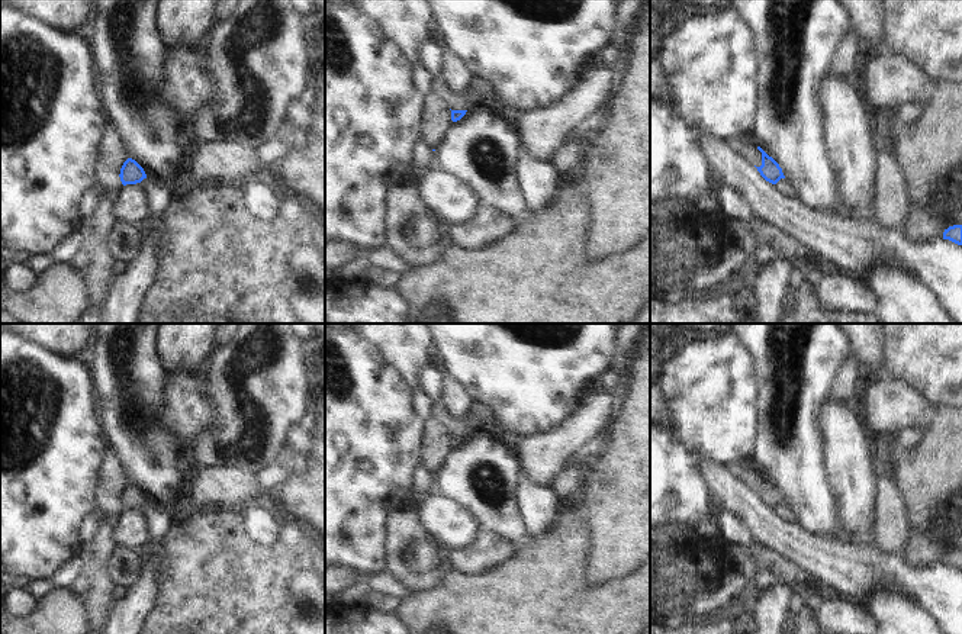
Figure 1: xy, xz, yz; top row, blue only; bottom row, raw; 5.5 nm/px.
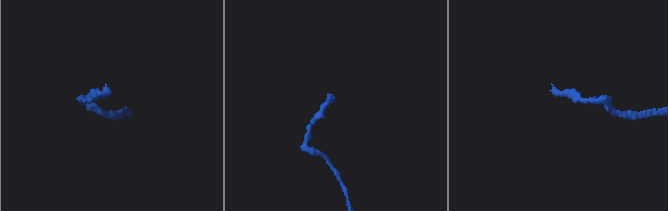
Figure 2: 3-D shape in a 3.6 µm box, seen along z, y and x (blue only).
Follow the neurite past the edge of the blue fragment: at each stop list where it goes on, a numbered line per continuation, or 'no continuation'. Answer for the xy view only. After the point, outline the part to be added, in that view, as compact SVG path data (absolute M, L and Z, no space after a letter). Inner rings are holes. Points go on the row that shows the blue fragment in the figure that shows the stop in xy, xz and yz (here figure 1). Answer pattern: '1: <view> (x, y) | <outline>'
no continuation

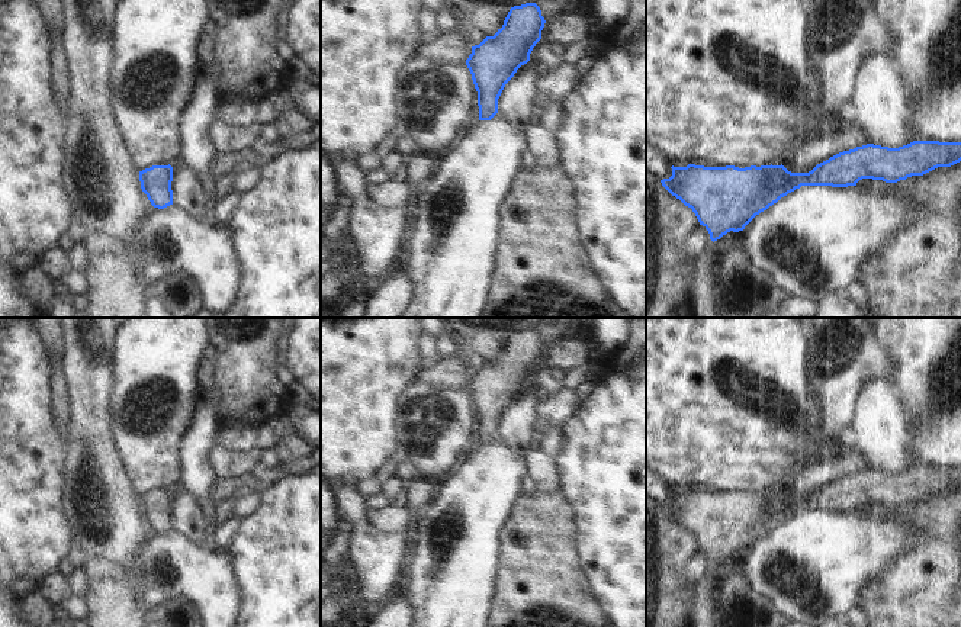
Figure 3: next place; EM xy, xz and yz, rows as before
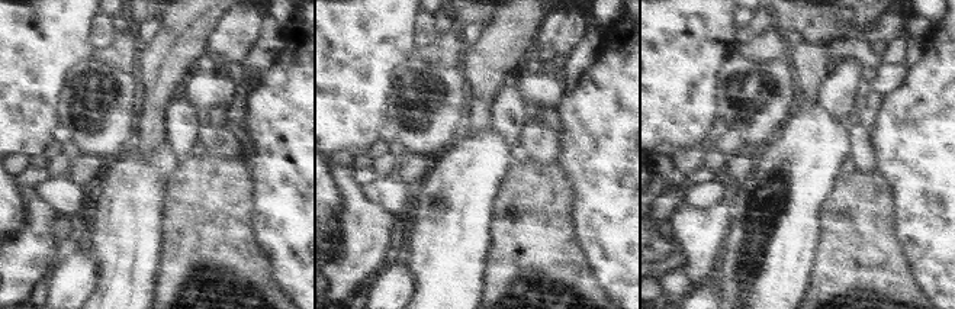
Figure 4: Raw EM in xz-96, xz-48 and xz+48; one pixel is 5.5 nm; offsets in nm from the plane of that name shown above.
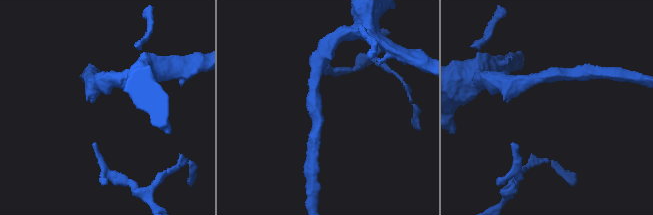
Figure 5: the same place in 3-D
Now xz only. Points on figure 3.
no continuation

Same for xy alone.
no continuation

